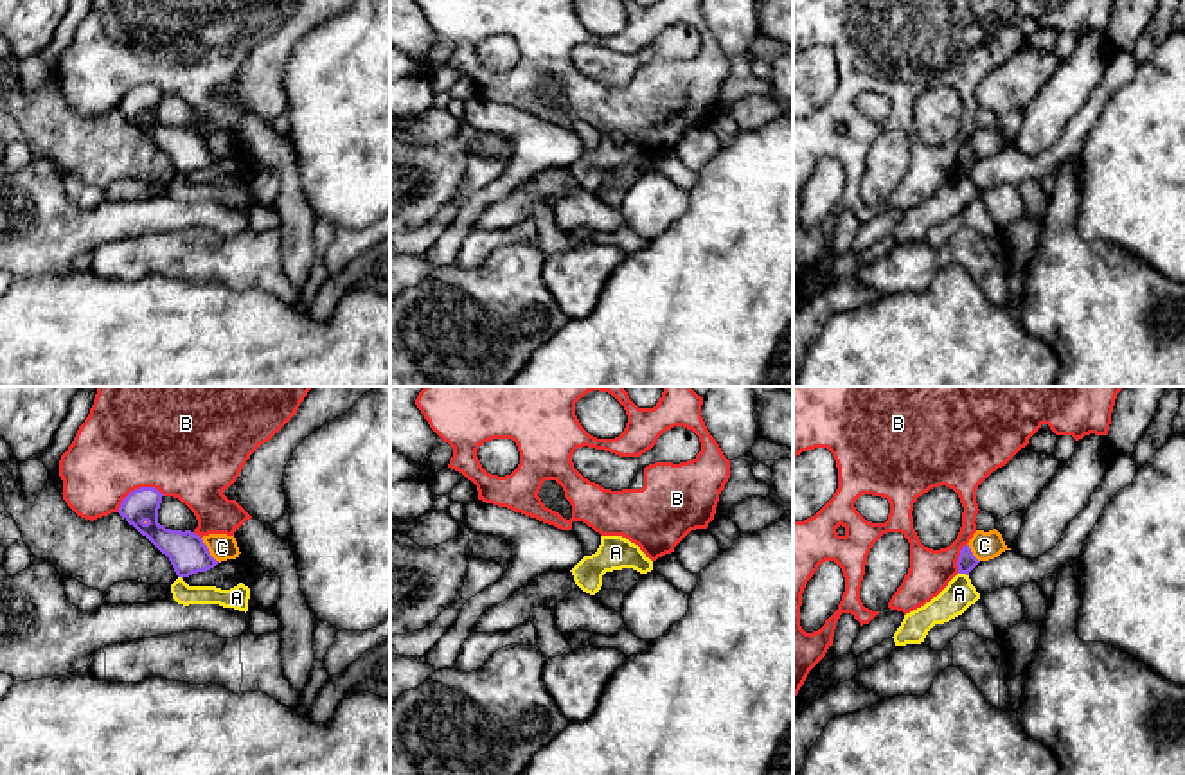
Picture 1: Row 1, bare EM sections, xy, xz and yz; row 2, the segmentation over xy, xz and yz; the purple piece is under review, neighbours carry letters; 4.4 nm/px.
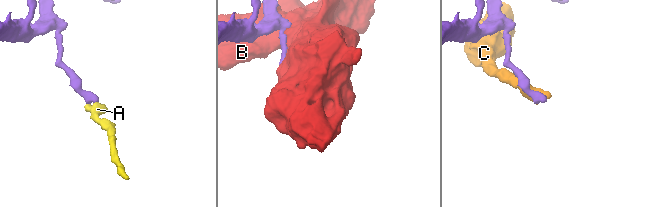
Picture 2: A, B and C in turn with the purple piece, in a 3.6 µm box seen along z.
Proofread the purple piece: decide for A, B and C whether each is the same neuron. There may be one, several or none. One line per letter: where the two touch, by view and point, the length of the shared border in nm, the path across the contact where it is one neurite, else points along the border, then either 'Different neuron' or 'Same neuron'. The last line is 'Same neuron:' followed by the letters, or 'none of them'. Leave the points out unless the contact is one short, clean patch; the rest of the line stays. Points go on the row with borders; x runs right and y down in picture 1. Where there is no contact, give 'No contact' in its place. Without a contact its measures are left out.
A: Touches purple at yz (964, 572). Shared border 50 nm. Boundary: yz (959, 572), (968, 576). Different neuron
B: Touches purple at xy (137, 489). Shared border 240 nm. Different neuron
C: Touches purple at xy (207, 551). Shared border 140 nm. Different neuron
Same neuron: none of them

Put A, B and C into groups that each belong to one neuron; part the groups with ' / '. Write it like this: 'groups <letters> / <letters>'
groups A C / B

